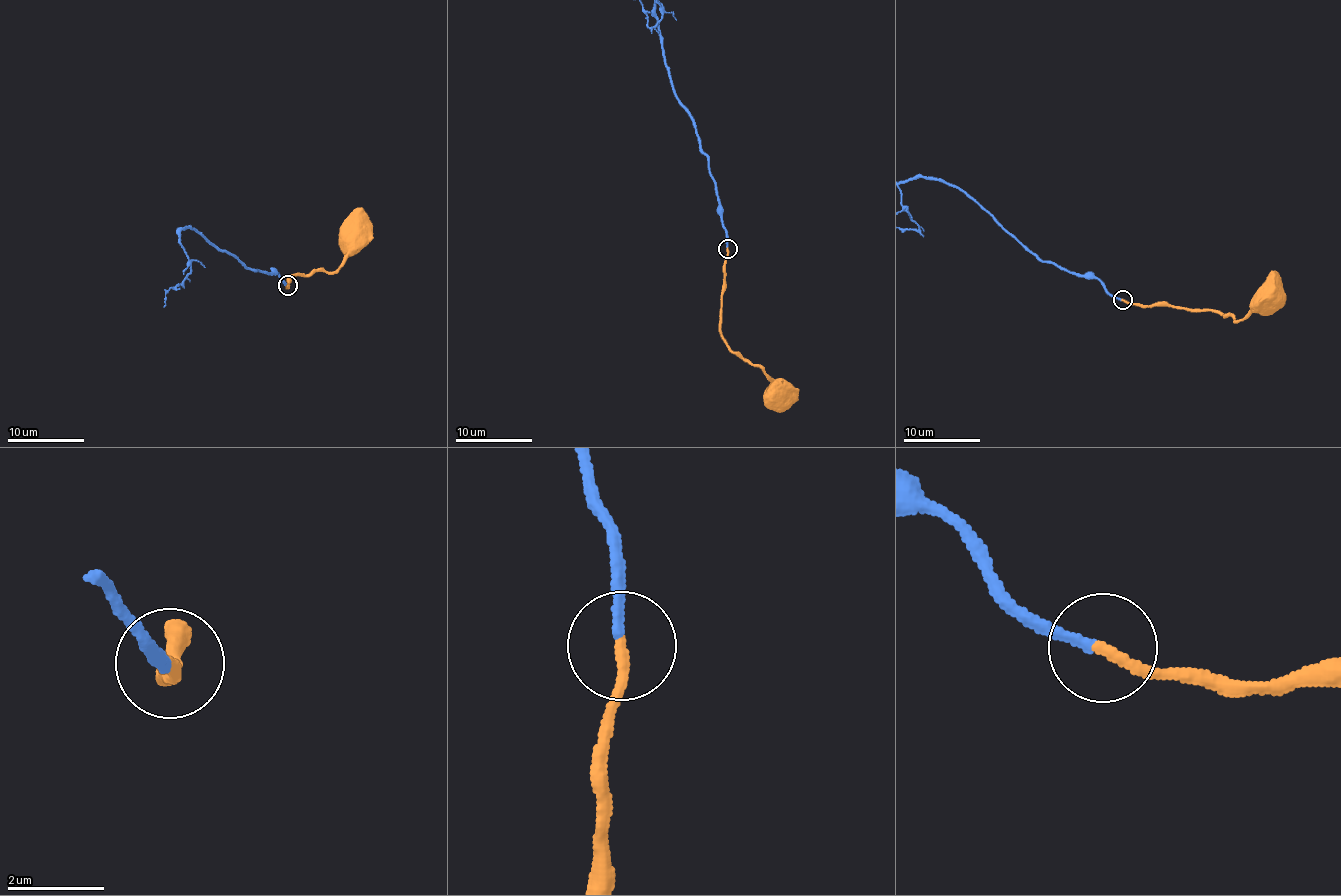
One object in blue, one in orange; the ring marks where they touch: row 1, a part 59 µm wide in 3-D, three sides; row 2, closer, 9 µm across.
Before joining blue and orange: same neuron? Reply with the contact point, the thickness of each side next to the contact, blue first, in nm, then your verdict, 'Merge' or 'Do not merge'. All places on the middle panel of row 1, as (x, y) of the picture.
Place: (727, 249). Thickness 200 nm (blue) against 240 nm. Merge

